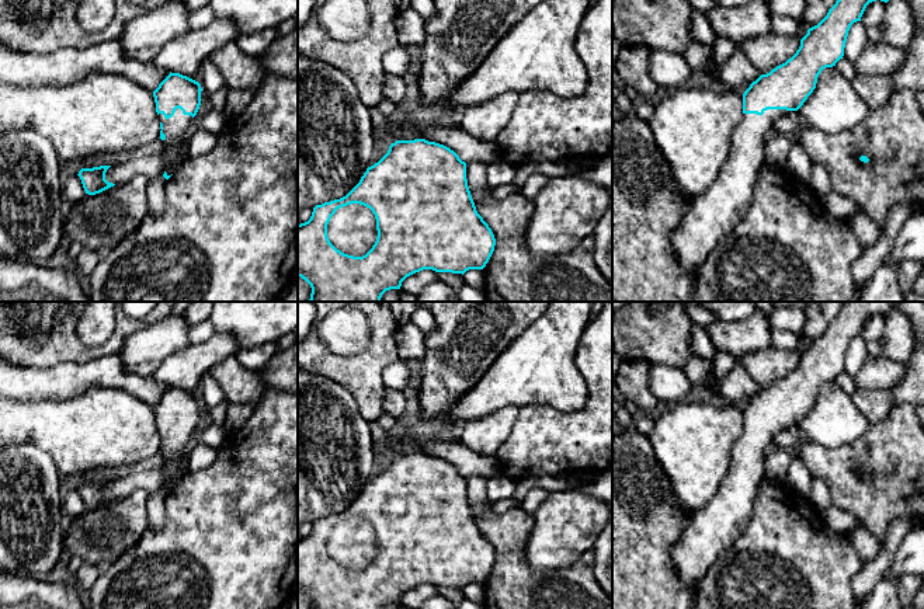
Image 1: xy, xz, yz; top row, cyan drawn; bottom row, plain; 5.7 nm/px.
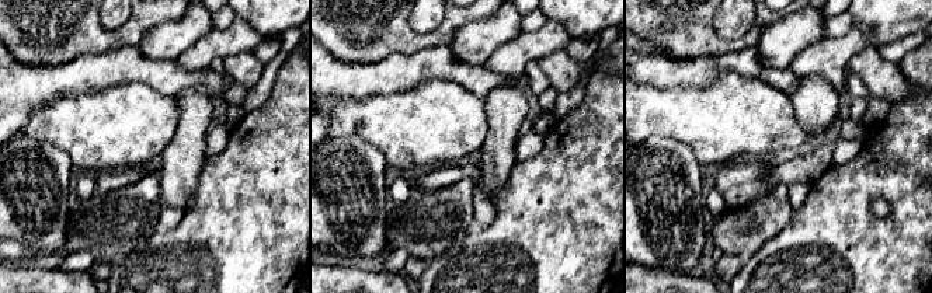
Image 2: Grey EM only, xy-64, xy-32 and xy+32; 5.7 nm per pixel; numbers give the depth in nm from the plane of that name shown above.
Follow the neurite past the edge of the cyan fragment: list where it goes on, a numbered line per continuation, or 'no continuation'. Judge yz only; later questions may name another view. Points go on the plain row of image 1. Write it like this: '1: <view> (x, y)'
1: yz (712, 529)

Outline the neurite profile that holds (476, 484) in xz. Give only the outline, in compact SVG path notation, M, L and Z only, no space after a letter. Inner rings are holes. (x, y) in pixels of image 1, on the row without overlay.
M472 476L466 478L466 494L468 501L472 509L473 516L479 514L479 511L489 501L486 494L487 478L482 476Z

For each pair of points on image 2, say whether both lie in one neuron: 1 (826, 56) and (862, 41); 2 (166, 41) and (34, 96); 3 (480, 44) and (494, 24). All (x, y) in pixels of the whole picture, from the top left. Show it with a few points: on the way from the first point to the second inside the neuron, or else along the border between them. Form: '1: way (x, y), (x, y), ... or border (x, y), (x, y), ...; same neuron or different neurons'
1: way (834, 53), (854, 41); same neuron
2: border (136, 45), (148, 56), (174, 59); different neurons
3: way (482, 39), (493, 28); same neuron

